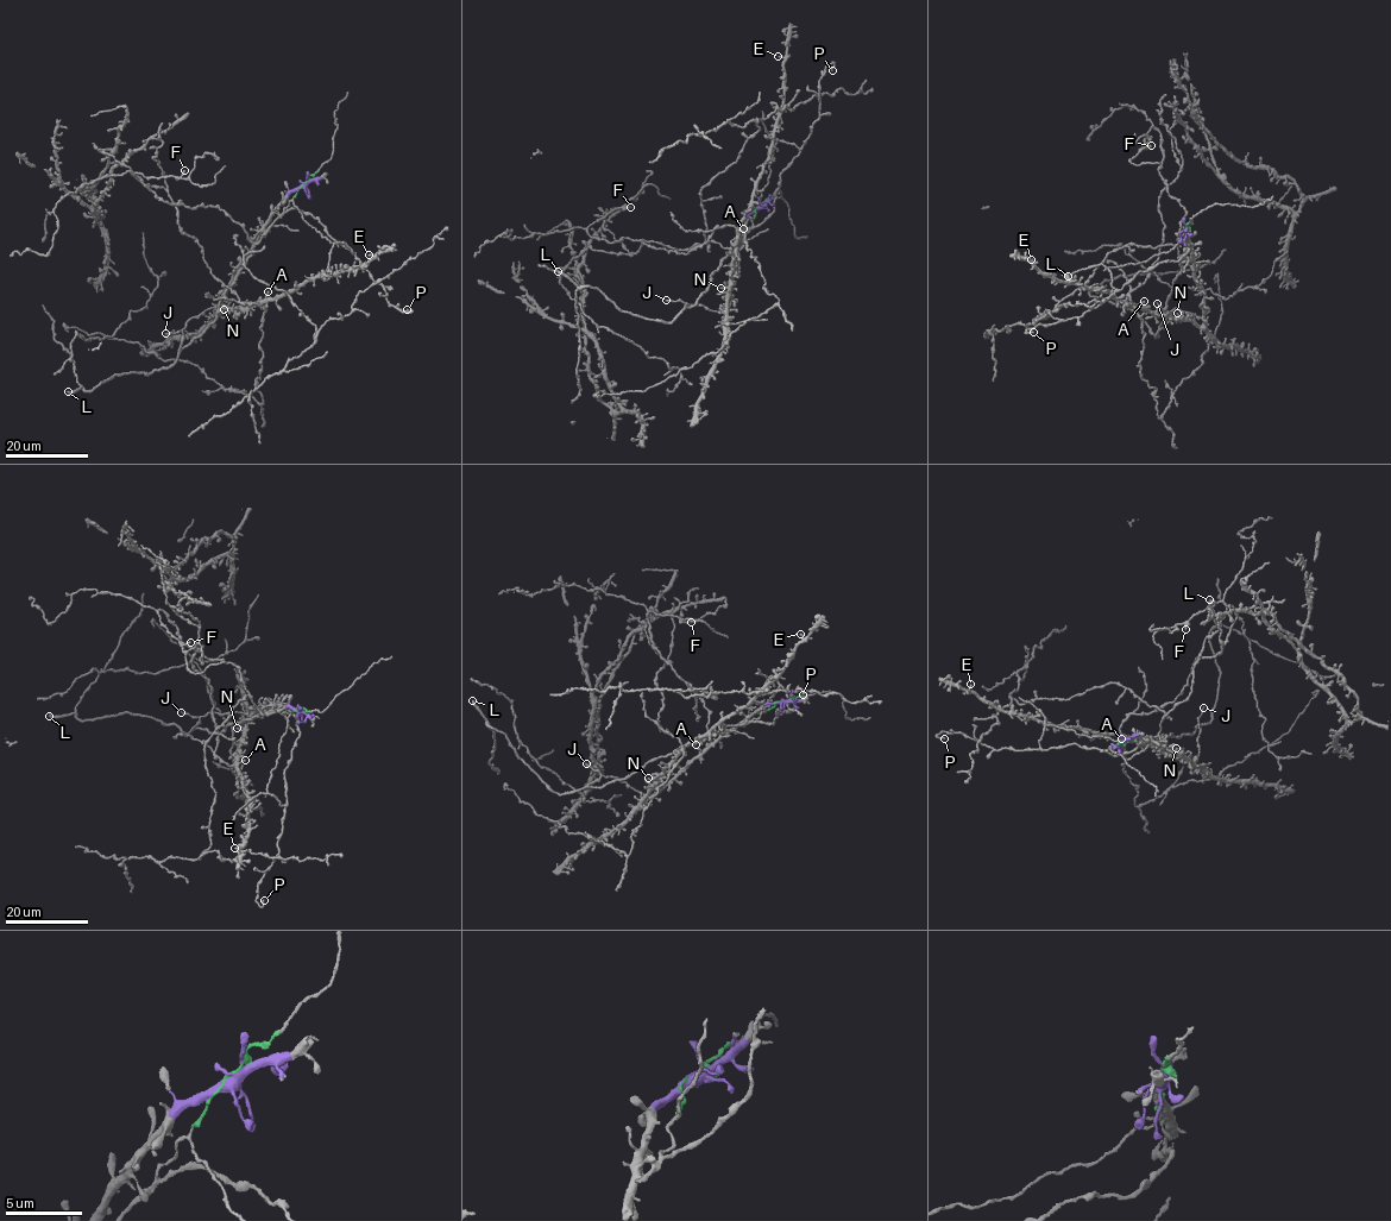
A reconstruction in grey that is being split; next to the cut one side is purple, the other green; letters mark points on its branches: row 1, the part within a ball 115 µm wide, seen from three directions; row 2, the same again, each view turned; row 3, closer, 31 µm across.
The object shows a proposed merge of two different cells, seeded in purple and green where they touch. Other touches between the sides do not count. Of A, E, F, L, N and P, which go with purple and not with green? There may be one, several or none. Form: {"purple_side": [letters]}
{"purple_side": ["A", "E", "N"]}

